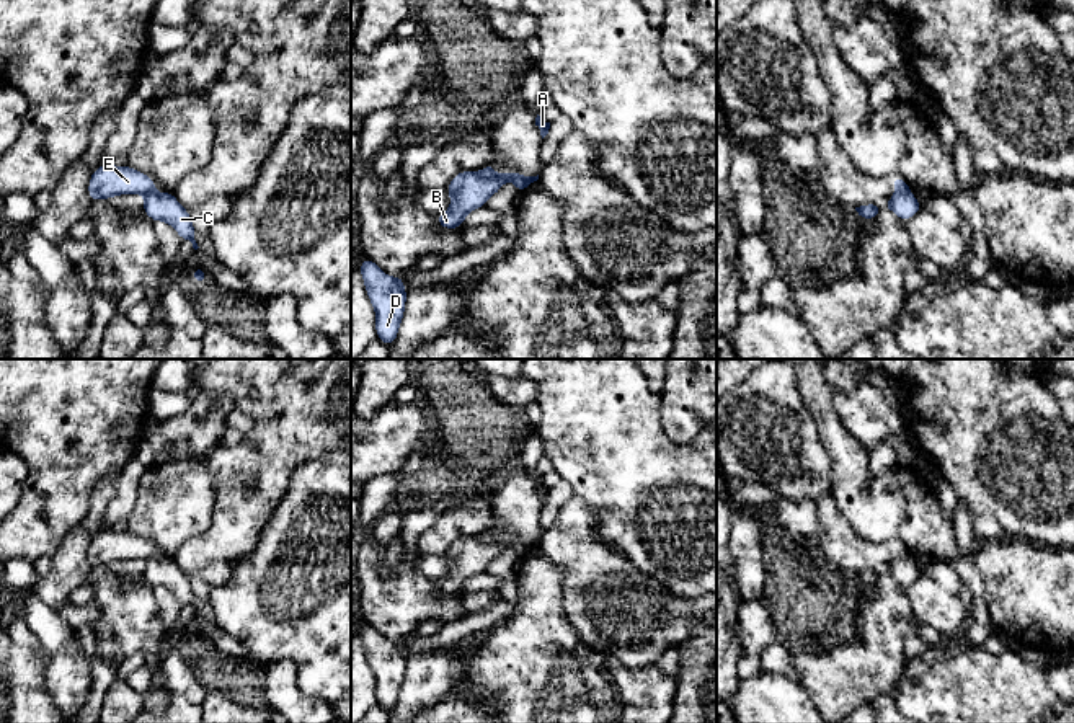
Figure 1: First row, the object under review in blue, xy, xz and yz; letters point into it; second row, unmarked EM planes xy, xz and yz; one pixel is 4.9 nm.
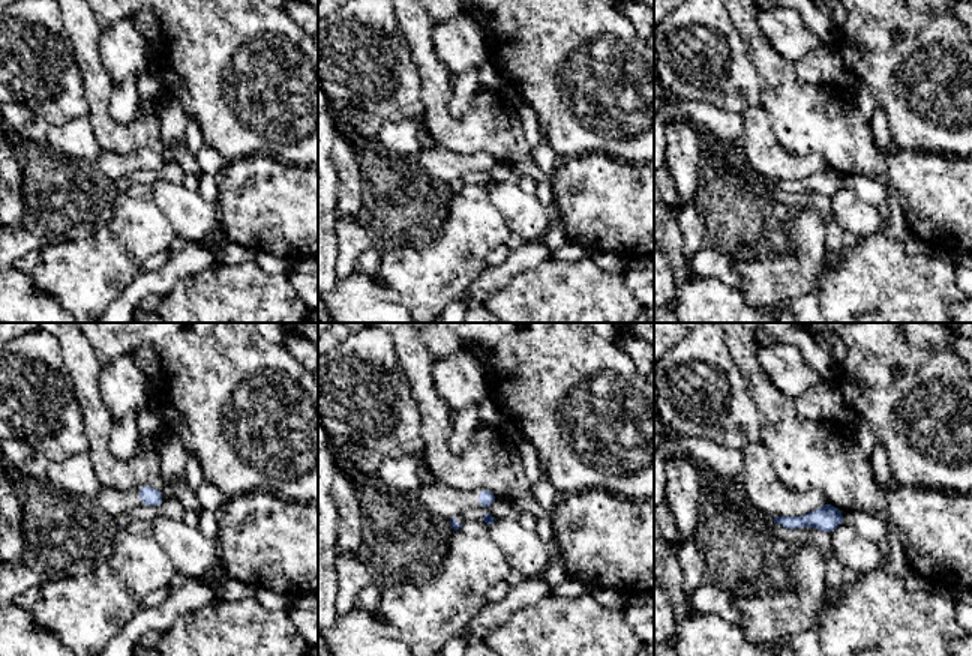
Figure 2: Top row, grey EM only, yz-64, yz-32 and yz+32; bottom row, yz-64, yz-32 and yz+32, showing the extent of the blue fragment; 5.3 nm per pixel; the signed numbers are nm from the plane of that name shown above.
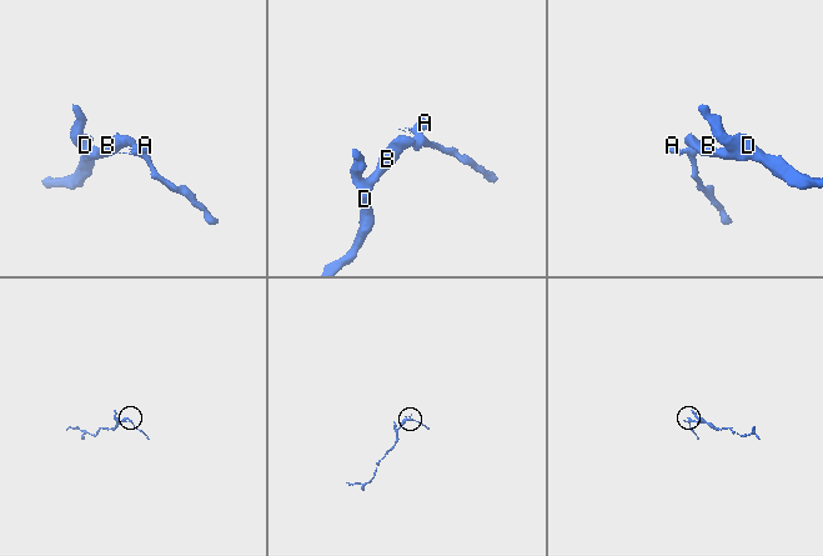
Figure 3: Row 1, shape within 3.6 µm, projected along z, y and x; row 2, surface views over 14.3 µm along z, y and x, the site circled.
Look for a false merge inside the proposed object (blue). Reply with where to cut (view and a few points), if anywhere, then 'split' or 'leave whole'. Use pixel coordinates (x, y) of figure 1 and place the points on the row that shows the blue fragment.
cut yz (908, 186), (896, 193); split

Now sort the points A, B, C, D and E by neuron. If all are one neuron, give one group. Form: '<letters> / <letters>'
A C / B D E

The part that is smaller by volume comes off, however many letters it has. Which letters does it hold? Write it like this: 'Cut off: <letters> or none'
Cut off: A, C

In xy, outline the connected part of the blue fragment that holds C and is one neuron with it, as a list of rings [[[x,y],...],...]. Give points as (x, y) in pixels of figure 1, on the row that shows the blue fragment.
[[[155,189],[145,194],[144,209],[152,222],[162,220],[171,225],[181,240],[189,240],[193,248],[197,250],[194,240],[194,225],[189,212],[178,202],[173,193],[157,193]]]

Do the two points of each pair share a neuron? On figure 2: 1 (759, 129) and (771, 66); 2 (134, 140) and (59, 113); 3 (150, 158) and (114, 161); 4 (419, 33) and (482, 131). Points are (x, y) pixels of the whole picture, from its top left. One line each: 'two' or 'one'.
1: two
2: two
3: one
4: one

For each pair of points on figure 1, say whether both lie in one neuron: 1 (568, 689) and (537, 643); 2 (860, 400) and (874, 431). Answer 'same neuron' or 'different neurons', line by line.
1: same neuron
2: same neuron

